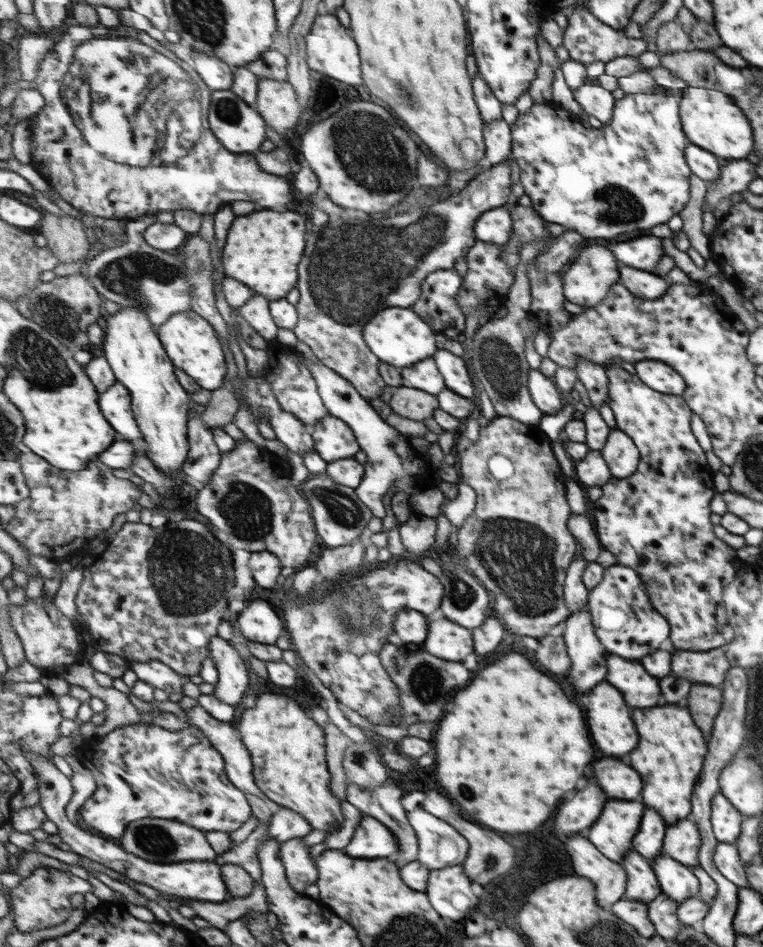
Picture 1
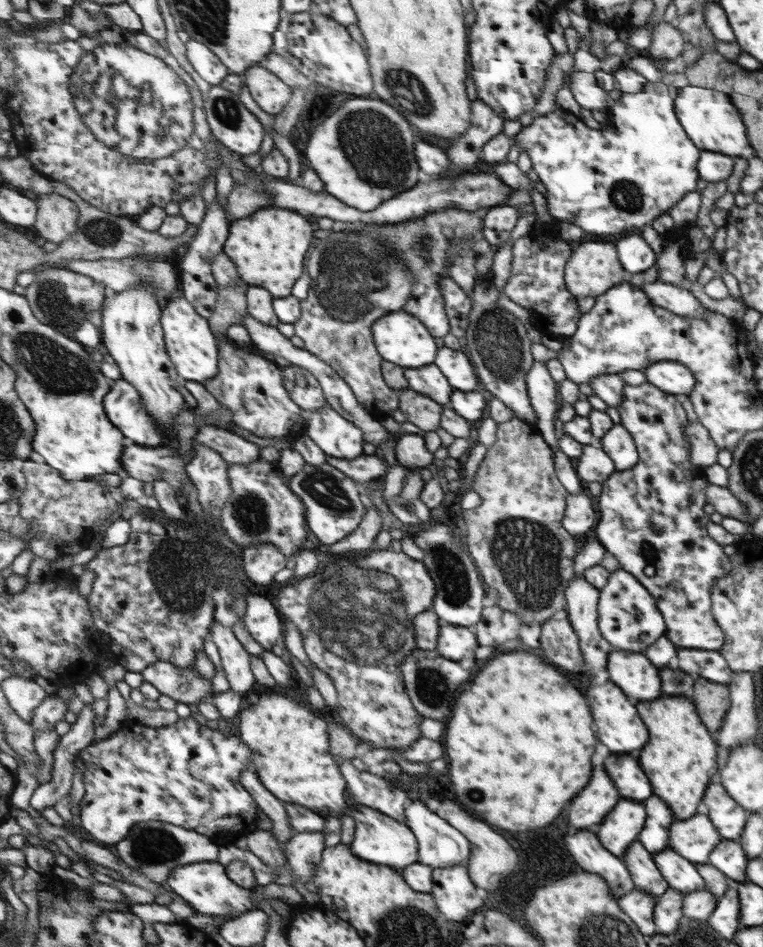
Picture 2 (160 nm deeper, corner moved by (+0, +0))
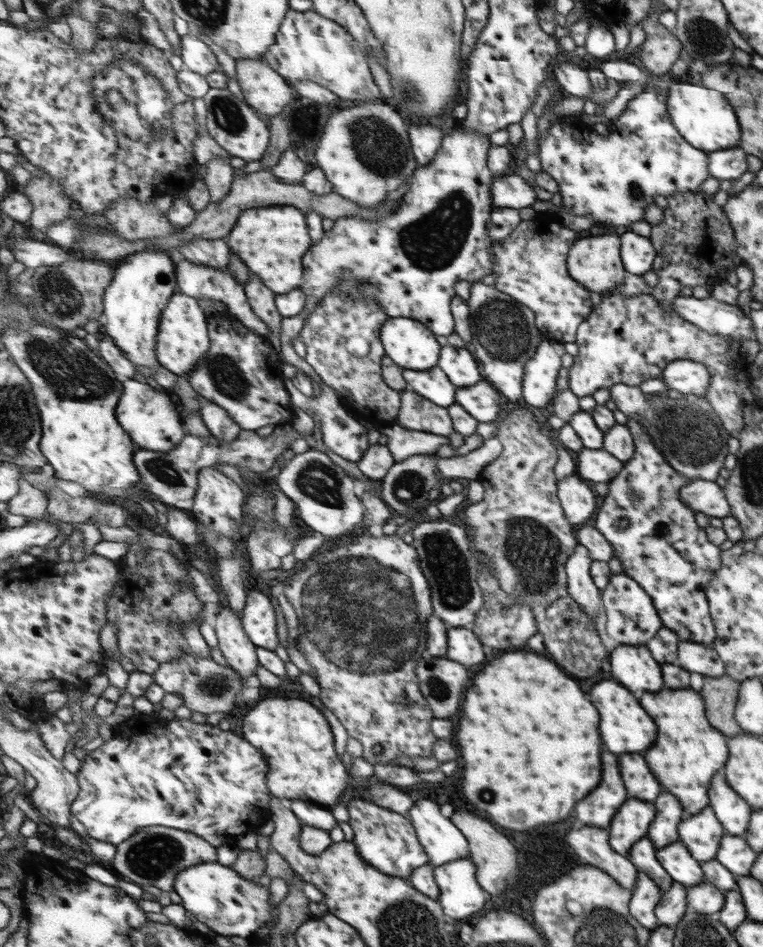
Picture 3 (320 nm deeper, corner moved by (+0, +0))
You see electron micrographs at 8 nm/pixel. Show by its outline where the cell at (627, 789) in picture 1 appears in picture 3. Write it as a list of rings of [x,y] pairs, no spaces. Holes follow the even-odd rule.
[[[641,754],[621,756],[621,776],[625,776],[625,788],[629,788],[629,798],[653,800],[661,792]]]

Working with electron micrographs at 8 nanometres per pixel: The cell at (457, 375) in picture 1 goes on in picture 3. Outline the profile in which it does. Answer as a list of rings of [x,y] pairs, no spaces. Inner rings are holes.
[[[448,344],[442,348],[440,358],[439,366],[444,369],[454,385],[467,388],[483,381],[482,370],[479,370],[479,364],[471,350]]]

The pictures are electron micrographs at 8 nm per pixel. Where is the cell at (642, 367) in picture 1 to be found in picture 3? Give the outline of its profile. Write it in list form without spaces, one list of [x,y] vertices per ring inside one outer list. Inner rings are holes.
[[[685,359],[674,360],[665,366],[659,379],[667,389],[697,398],[706,393],[711,382],[708,368],[704,364]]]

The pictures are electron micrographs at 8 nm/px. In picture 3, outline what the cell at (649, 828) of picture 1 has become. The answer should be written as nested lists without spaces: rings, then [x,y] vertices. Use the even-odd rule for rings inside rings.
[[[667,792],[657,796],[655,804],[657,804],[657,818],[653,820],[653,826],[648,827],[646,837],[658,849],[675,843],[679,839],[682,804],[676,796],[667,794]]]

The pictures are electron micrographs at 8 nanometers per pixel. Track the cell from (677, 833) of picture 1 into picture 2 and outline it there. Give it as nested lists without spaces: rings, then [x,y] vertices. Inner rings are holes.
[[[697,813],[687,820],[674,820],[668,837],[668,848],[693,864],[707,863],[709,853],[721,839],[705,813]]]

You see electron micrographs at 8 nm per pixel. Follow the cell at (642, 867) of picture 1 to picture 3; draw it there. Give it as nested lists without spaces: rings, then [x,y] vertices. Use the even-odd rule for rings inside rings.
[[[646,836],[632,844],[633,850],[629,852],[629,860],[637,868],[638,872],[643,871],[661,892],[667,891],[672,883],[672,878],[663,870],[655,856],[656,848]]]

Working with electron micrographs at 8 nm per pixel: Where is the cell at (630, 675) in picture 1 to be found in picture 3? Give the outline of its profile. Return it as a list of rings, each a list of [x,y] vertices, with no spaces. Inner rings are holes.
[[[617,645],[607,656],[611,676],[619,678],[629,692],[657,692],[661,682],[659,664],[644,645]]]

